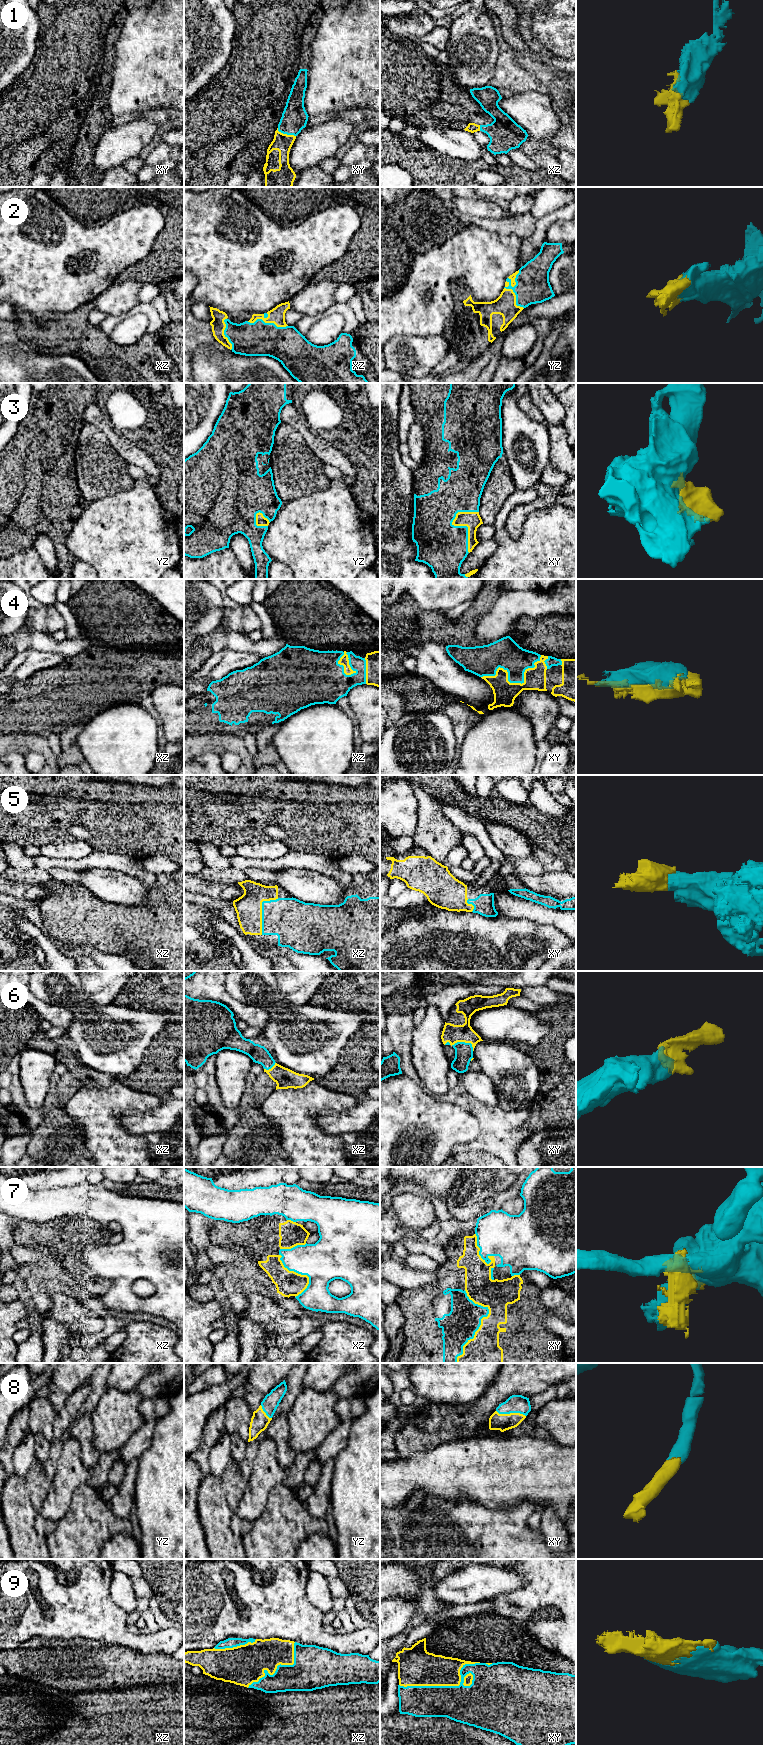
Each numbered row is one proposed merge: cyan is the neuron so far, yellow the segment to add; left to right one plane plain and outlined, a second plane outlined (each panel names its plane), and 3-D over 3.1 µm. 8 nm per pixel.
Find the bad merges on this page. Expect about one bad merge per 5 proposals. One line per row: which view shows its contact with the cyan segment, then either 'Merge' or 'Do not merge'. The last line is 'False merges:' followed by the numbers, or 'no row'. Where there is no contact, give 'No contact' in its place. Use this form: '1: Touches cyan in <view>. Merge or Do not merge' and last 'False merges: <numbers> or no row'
1: Touches cyan in xy. Merge
2: Touches cyan in yz. Merge
3: Touches cyan in xy. Merge
4: Touches cyan in xy. Merge
5: Touches cyan in xz. Merge
6: Touches cyan in xy. Merge
7: Touches cyan in xy. Do not merge
8: Touches cyan in xy. Merge
9: Touches cyan in xy. Merge
False merges: 7

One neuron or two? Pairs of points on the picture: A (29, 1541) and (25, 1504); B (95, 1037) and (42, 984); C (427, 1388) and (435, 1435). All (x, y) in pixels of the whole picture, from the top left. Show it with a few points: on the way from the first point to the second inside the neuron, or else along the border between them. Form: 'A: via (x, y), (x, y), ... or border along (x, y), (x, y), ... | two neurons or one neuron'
A: via (25, 1532), (25, 1513) | one neuron
B: via (93, 1018), (88, 1013), (87, 1006), (61, 985) | one neuron
C: border along (429, 1401), (452, 1405) | two neurons

